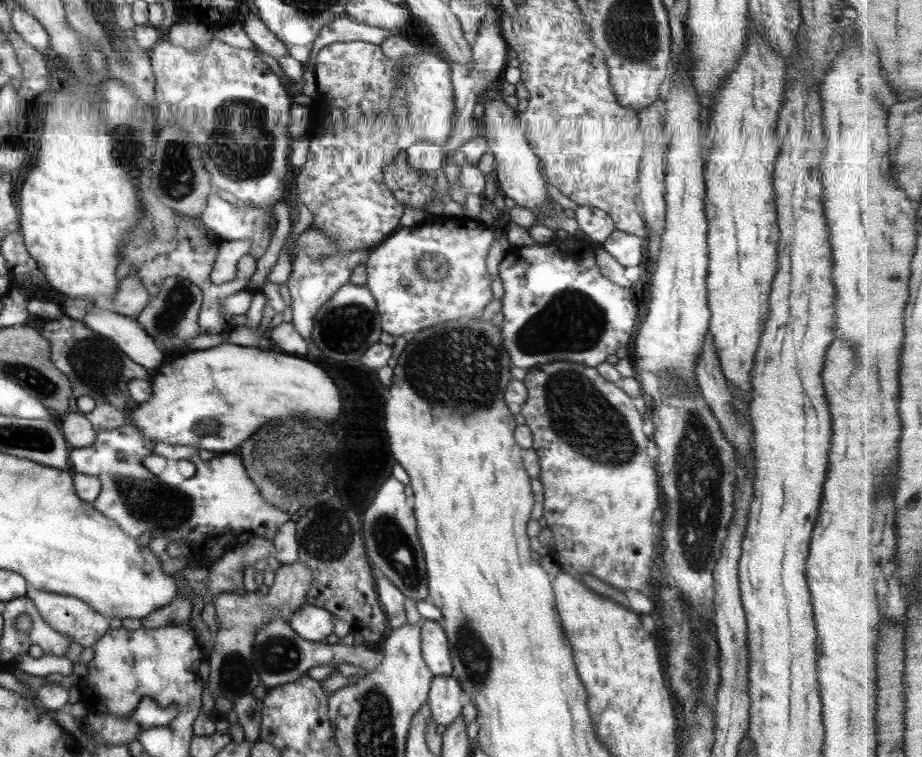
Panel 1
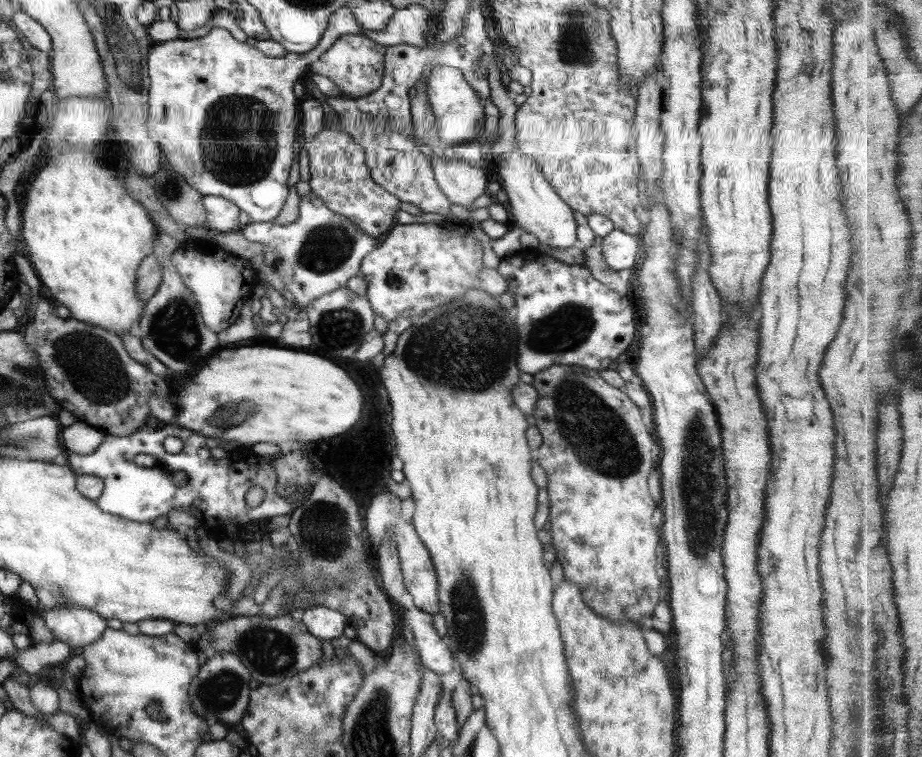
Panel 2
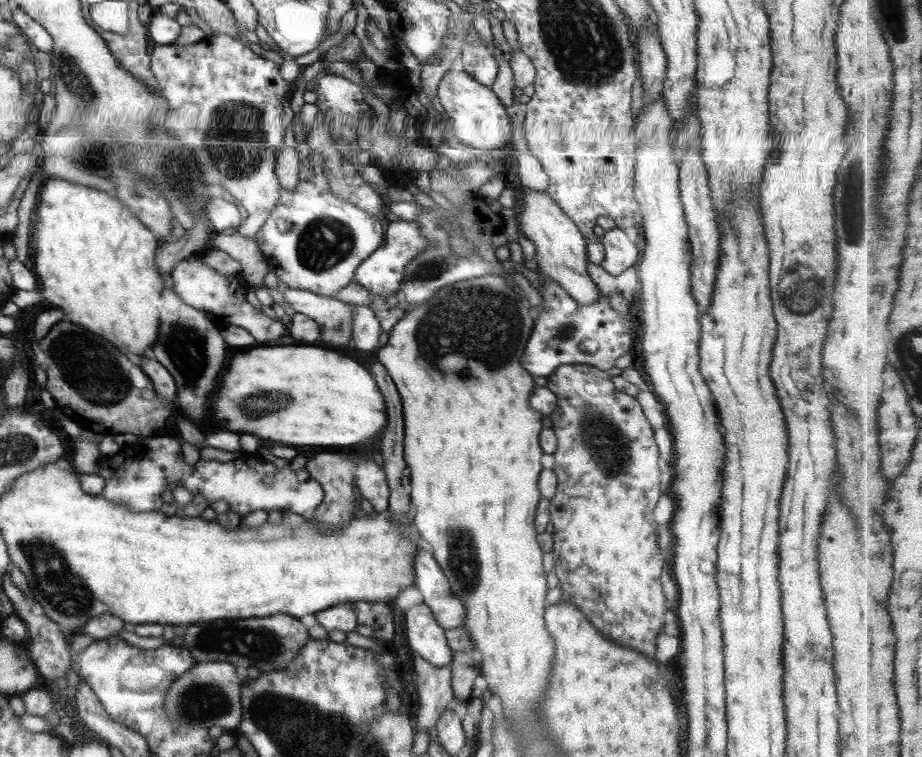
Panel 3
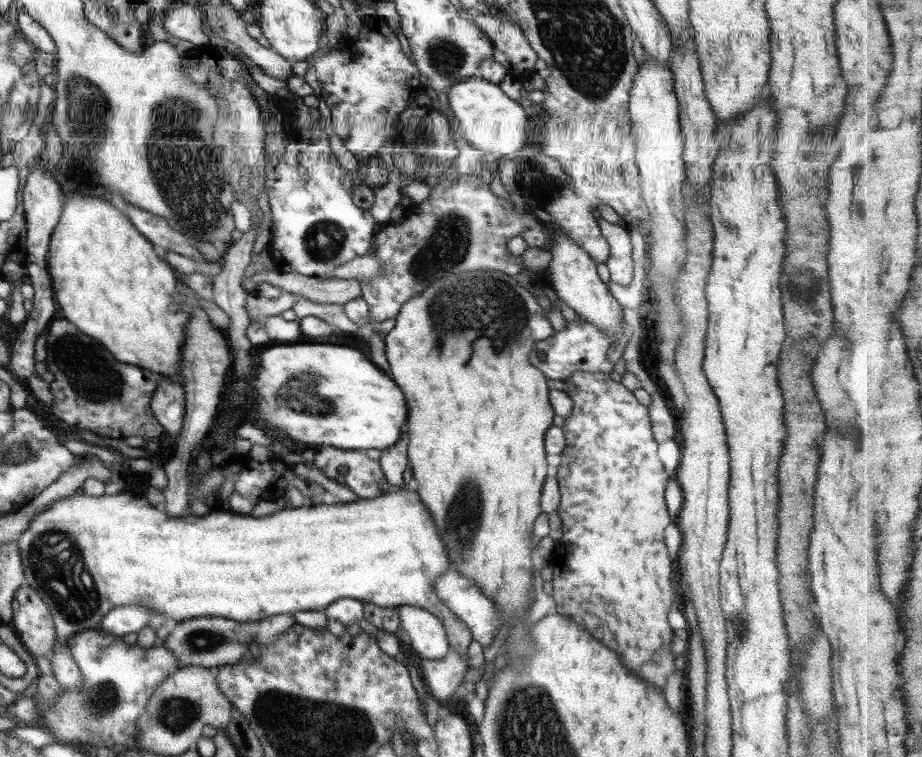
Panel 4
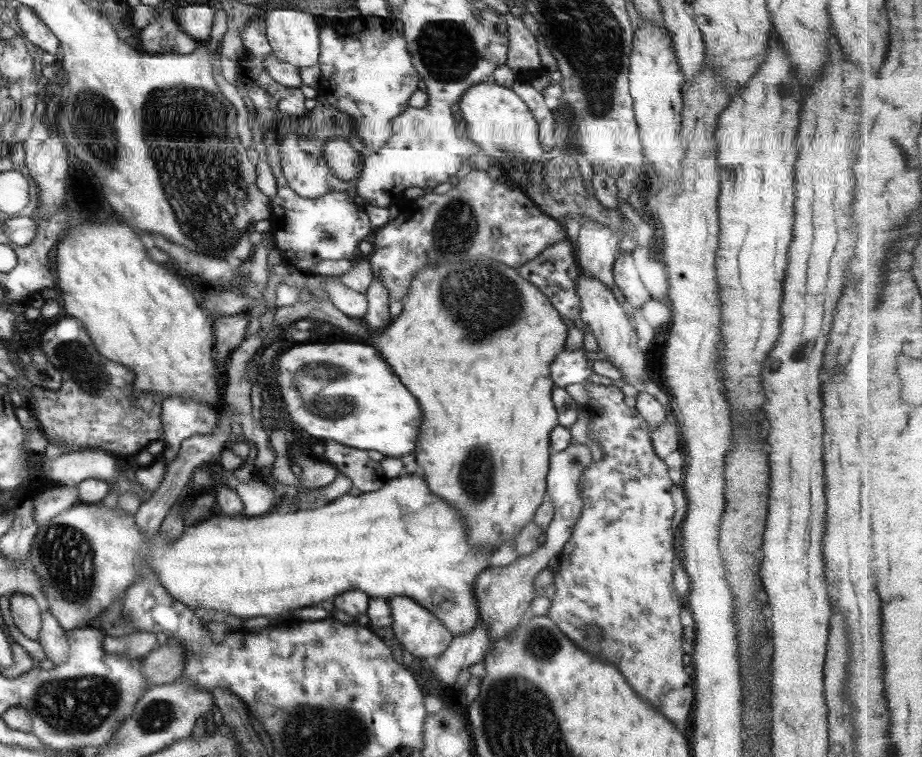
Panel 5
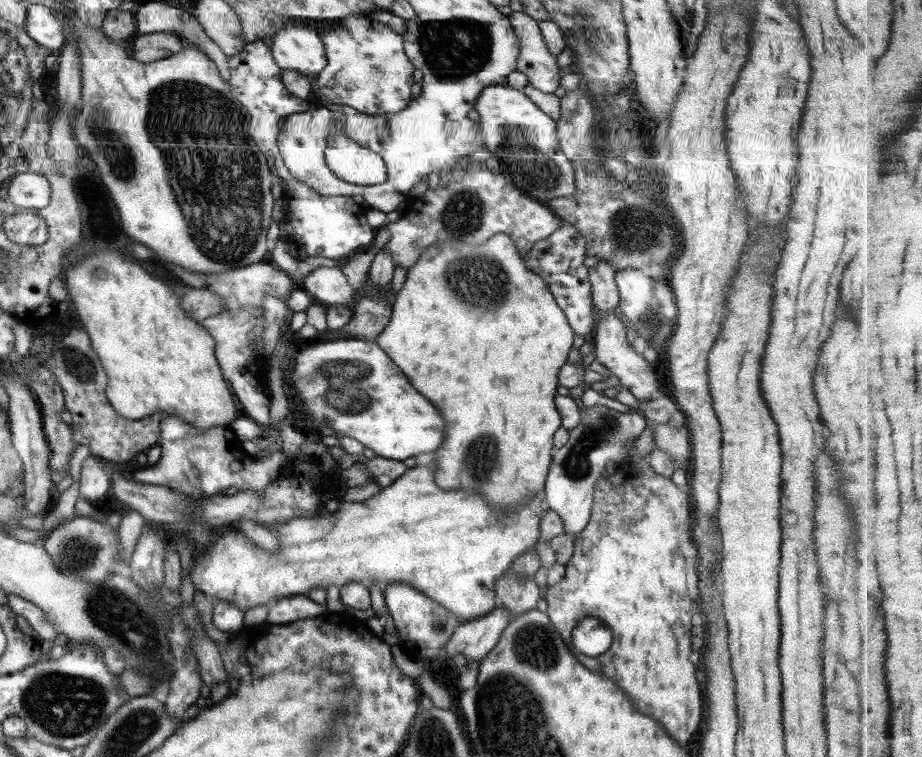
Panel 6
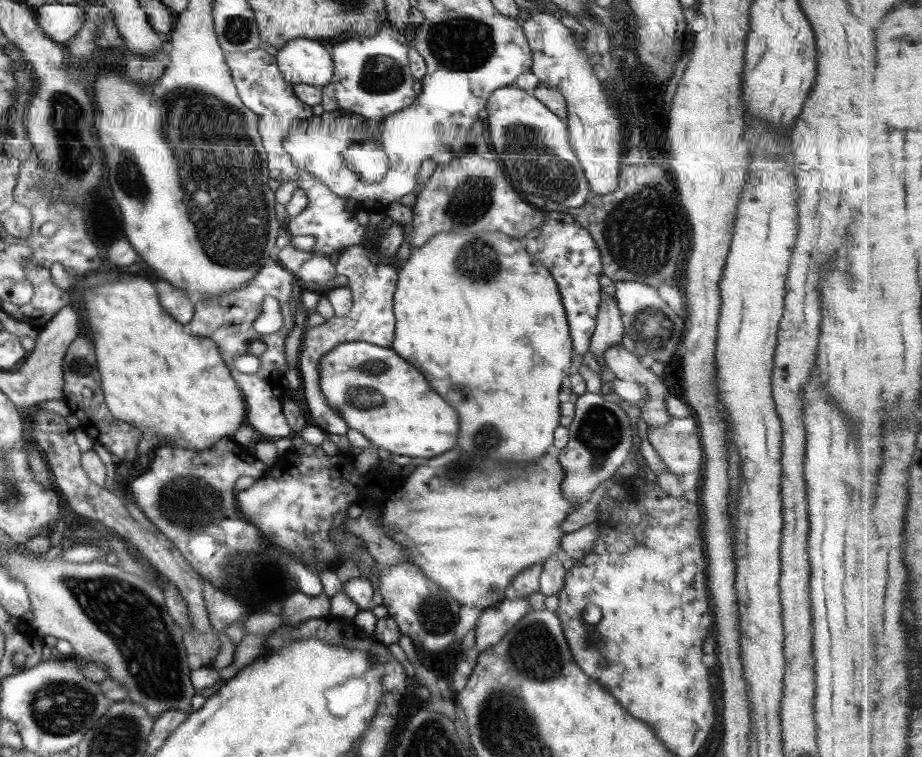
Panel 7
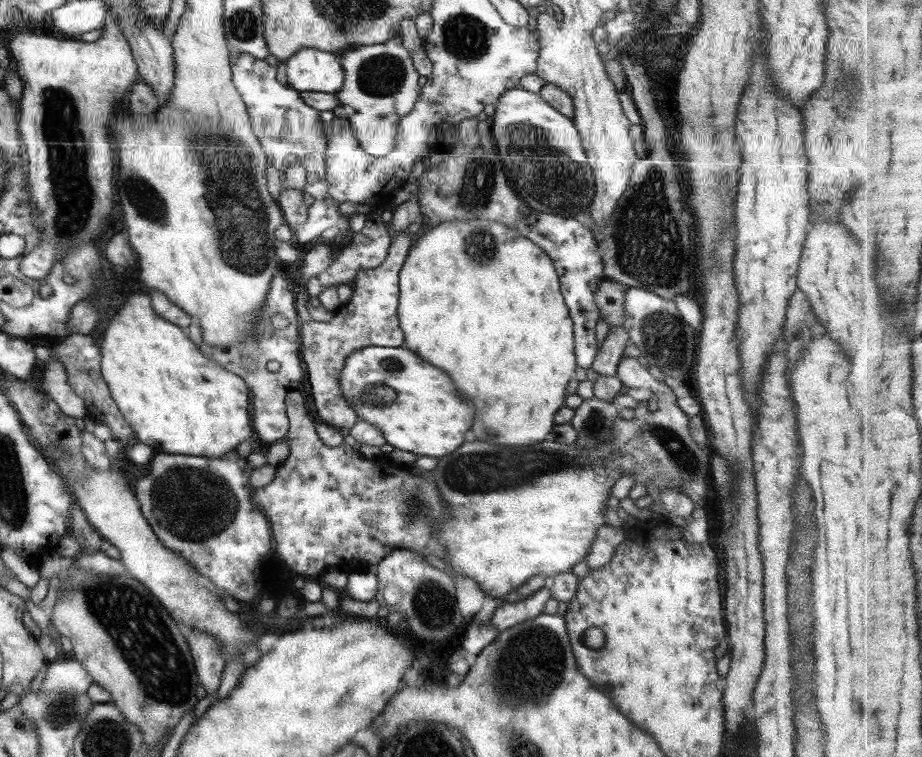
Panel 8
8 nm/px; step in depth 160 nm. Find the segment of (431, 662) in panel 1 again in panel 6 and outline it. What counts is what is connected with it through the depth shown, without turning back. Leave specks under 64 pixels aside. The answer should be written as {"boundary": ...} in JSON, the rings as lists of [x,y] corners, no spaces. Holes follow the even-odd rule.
{"boundary":[[[405,582],[388,584],[383,587],[383,596],[385,597],[386,608],[392,616],[398,640],[407,647],[410,642],[418,648],[418,652],[424,658],[434,658],[442,652],[445,645],[449,645],[452,633],[462,623],[451,612],[442,608],[437,602],[428,598],[422,591],[418,592],[413,586]]]}

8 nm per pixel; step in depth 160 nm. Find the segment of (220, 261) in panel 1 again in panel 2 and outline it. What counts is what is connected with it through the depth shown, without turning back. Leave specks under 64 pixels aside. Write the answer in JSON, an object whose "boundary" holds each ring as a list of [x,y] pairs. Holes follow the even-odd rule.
{"boundary":[[[312,192],[301,198],[298,211],[298,218],[290,224],[249,222],[241,228],[240,233],[246,240],[264,246],[264,254],[270,251],[278,253],[274,267],[286,289],[294,296],[295,305],[304,310],[304,307],[323,295],[346,287],[349,278],[360,274],[364,257],[381,240],[366,235],[354,222],[330,211]]]}

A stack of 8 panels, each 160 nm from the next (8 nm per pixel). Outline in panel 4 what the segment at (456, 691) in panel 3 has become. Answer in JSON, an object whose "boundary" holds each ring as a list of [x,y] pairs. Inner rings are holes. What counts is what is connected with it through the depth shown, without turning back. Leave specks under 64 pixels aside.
{"boundary":[[[406,485],[398,486],[390,492],[376,498],[362,498],[357,501],[342,503],[342,505],[303,504],[301,507],[285,508],[278,513],[272,513],[264,517],[238,516],[227,511],[226,508],[211,510],[207,515],[187,515],[184,517],[169,517],[166,511],[158,510],[148,503],[143,494],[136,492],[124,492],[112,495],[87,495],[82,490],[74,491],[70,496],[54,501],[42,512],[34,515],[22,534],[16,540],[24,574],[28,584],[40,595],[55,622],[57,640],[66,644],[74,634],[82,634],[88,630],[98,629],[102,617],[118,606],[145,606],[158,614],[159,619],[175,620],[176,623],[192,618],[214,616],[234,619],[236,622],[256,622],[277,614],[293,615],[294,612],[304,610],[322,610],[341,598],[353,598],[361,600],[364,604],[371,602],[380,608],[392,608],[399,606],[414,606],[426,609],[430,614],[437,616],[444,625],[450,650],[462,657],[466,657],[469,646],[472,644],[472,635],[468,627],[449,610],[438,598],[433,589],[435,580],[448,568],[445,546],[438,536],[431,514],[422,504],[417,491],[410,491]]]}

